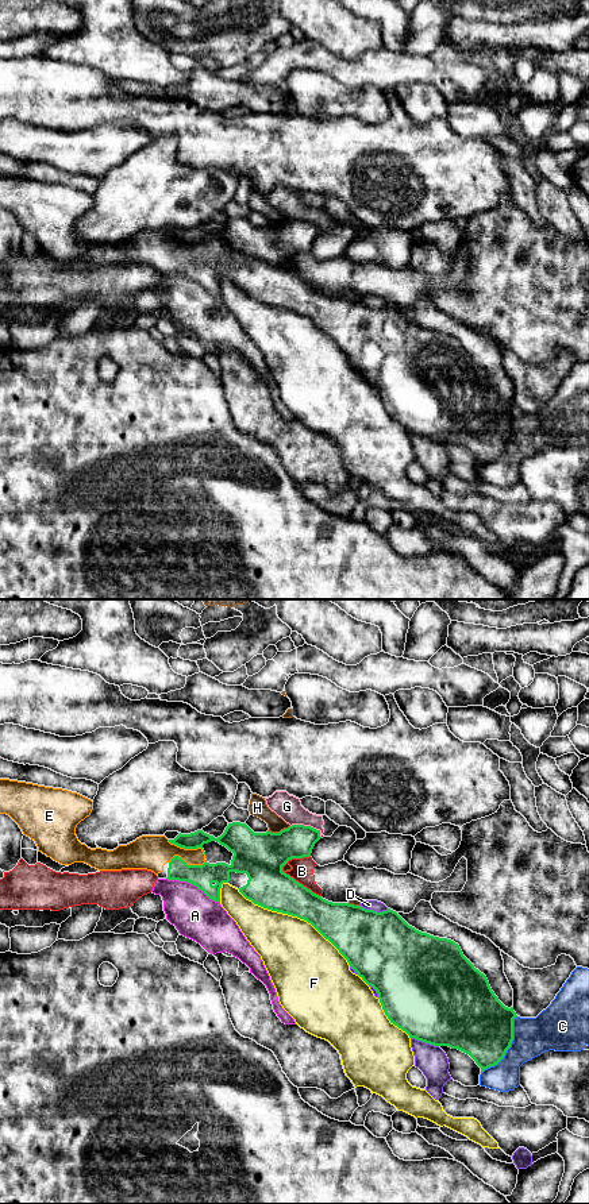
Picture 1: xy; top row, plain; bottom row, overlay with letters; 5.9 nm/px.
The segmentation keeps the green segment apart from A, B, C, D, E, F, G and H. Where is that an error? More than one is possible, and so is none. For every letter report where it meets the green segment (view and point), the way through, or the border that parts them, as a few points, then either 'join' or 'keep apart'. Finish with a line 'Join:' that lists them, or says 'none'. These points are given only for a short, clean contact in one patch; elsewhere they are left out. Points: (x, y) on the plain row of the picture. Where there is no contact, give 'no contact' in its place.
A: xy (193, 280) | along xy (166, 273), (187, 276), (219, 297) | keep apart
B: xy (301, 280) | keep apart
C: xy (509, 442) | keep apart
D: xy (373, 305) | keep apart
E: xy (188, 243) | join
F: xy (296, 311) | keep apart
G: xy (308, 222) | along xy (291, 220), (310, 220), (322, 232) | keep apart
H: xy (280, 227) | keep apart
Join: E

